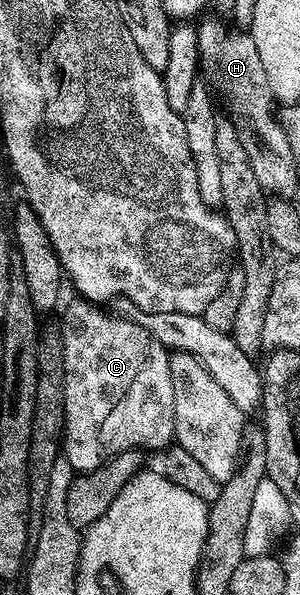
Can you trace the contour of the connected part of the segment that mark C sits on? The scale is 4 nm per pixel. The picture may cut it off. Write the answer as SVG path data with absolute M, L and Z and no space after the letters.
M75 299L75 304L70 304L66 308L66 313L62 316L62 326L60 333L63 346L64 378L63 378L63 418L65 425L62 429L61 451L64 458L69 461L75 473L91 472L96 470L106 461L114 456L120 455L133 448L147 450L161 450L174 440L174 391L172 390L172 370L170 369L171 353L162 343L151 334L148 329L139 324L135 324L133 319L121 320L118 316L109 316L106 312L101 312L101 307L87 302L85 299Z

